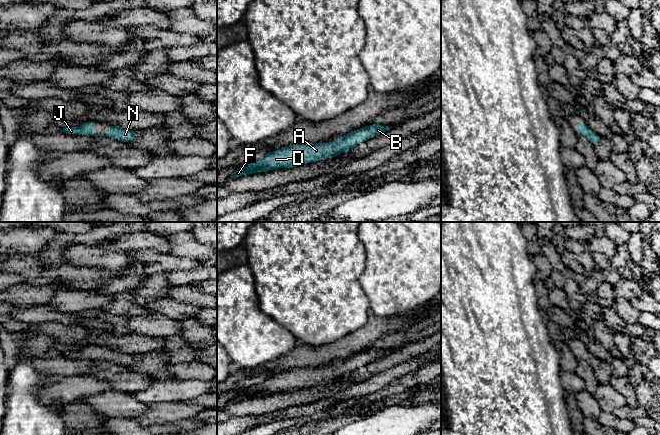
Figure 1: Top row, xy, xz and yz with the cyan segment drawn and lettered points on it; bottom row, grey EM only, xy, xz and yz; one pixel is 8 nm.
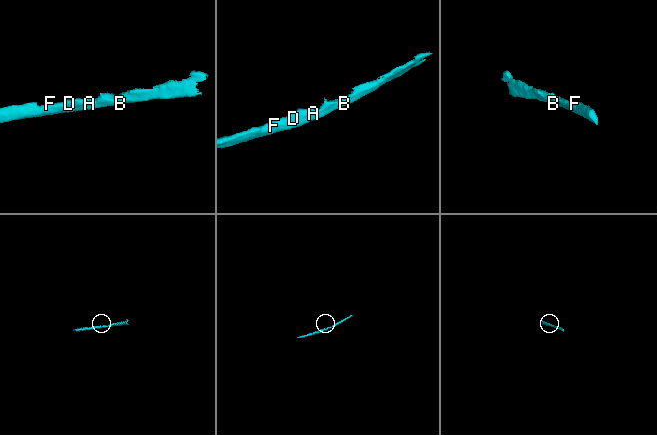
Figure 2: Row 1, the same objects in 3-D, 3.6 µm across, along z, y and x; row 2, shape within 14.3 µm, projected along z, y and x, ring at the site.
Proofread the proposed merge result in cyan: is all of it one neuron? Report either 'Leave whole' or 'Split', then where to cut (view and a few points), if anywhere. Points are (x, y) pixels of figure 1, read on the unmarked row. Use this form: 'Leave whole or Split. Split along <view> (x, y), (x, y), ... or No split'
Leave whole. No split

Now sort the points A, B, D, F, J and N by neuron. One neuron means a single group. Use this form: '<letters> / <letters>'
A B D F J N

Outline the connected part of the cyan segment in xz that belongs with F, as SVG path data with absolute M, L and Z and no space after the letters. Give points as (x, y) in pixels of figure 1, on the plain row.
M380 347L364 350L353 354L349 358L340 360L328 367L311 367L305 369L291 369L267 377L264 381L250 385L249 389L233 396L230 401L239 401L258 396L266 396L280 392L292 392L303 388L317 386L325 382L333 382L340 377L351 374L356 369L368 363L381 359L392 351Z

